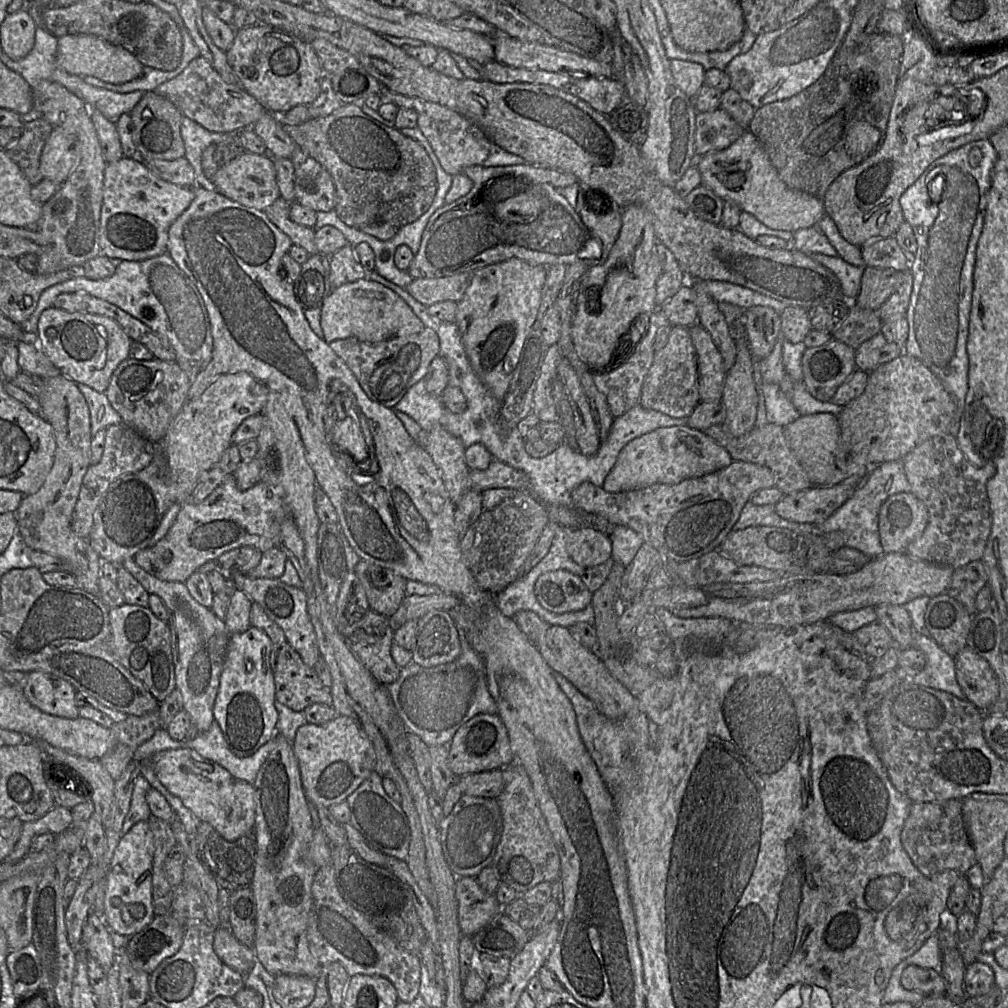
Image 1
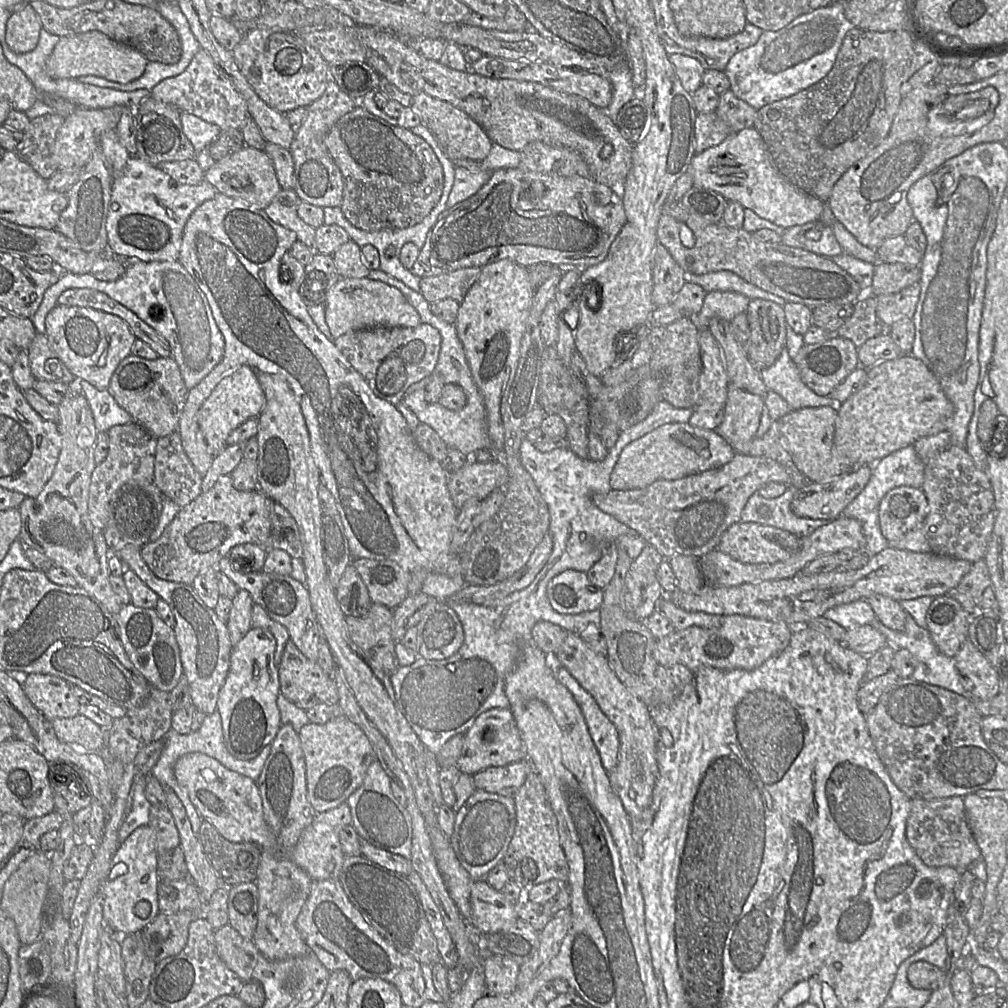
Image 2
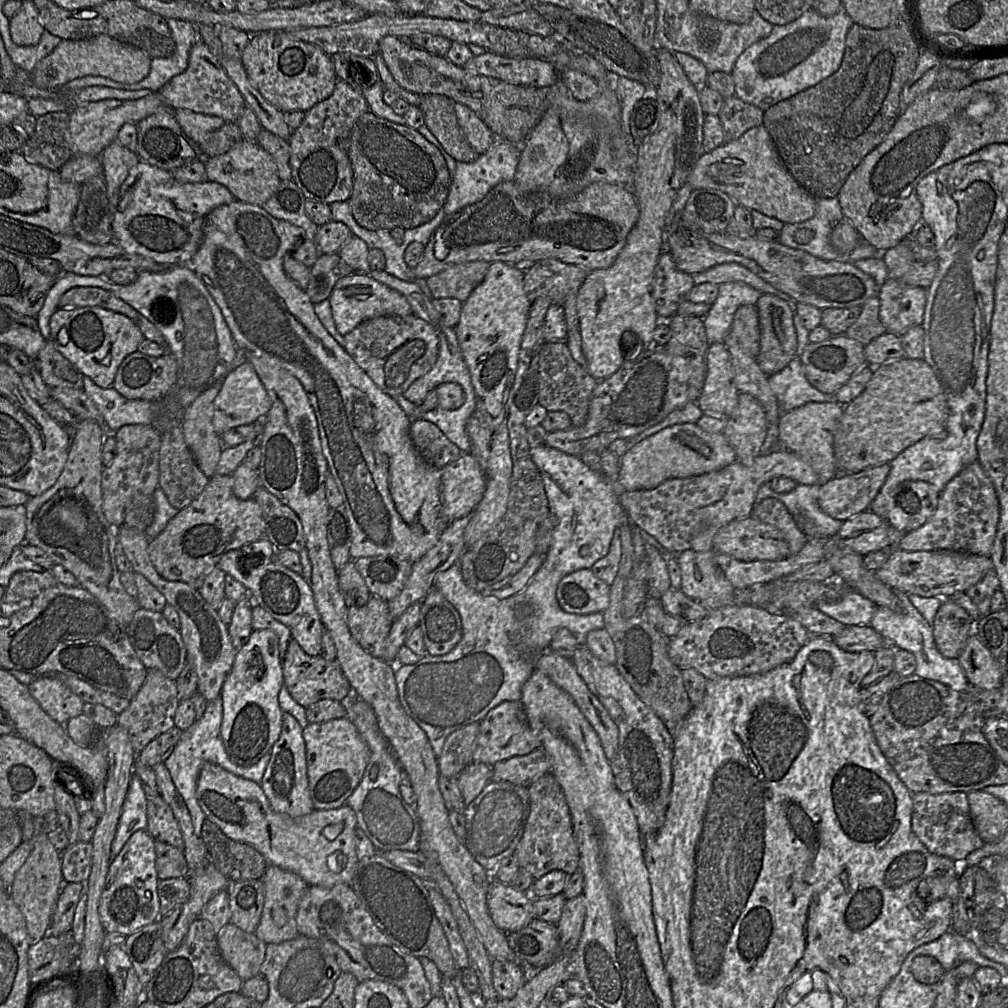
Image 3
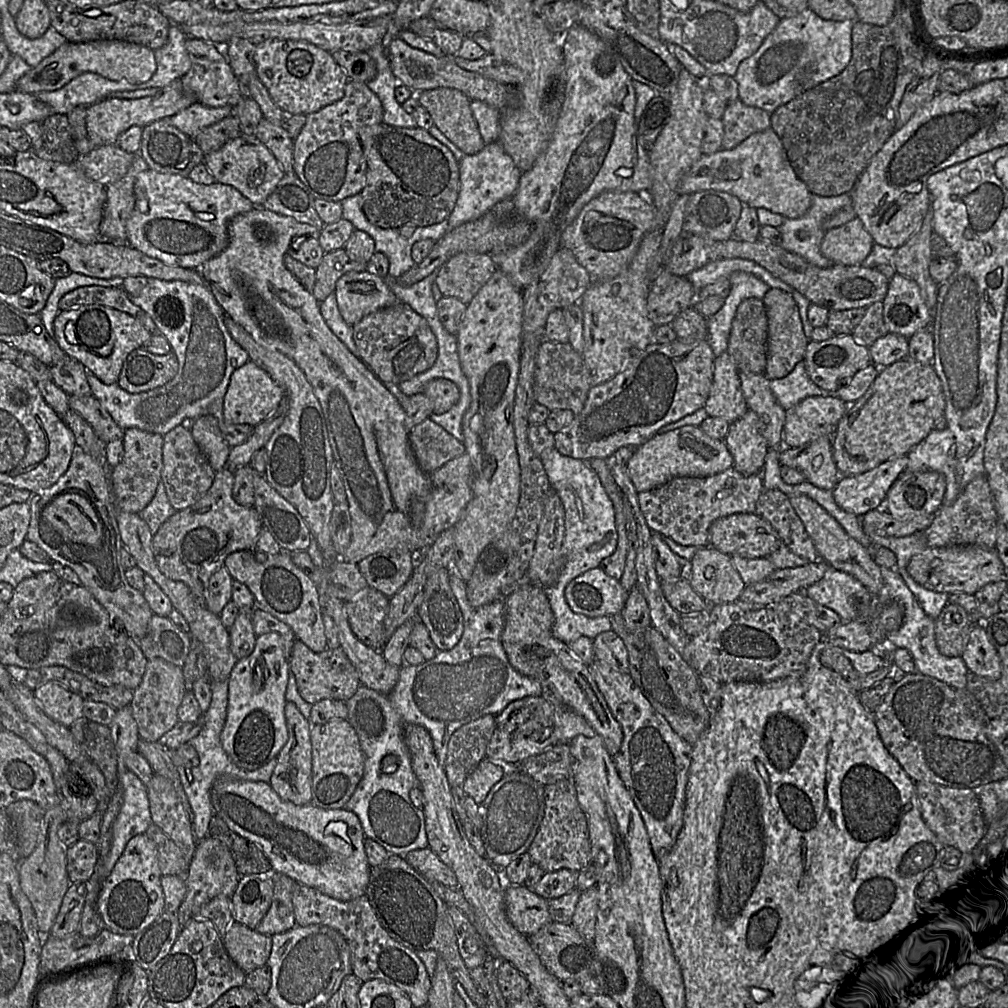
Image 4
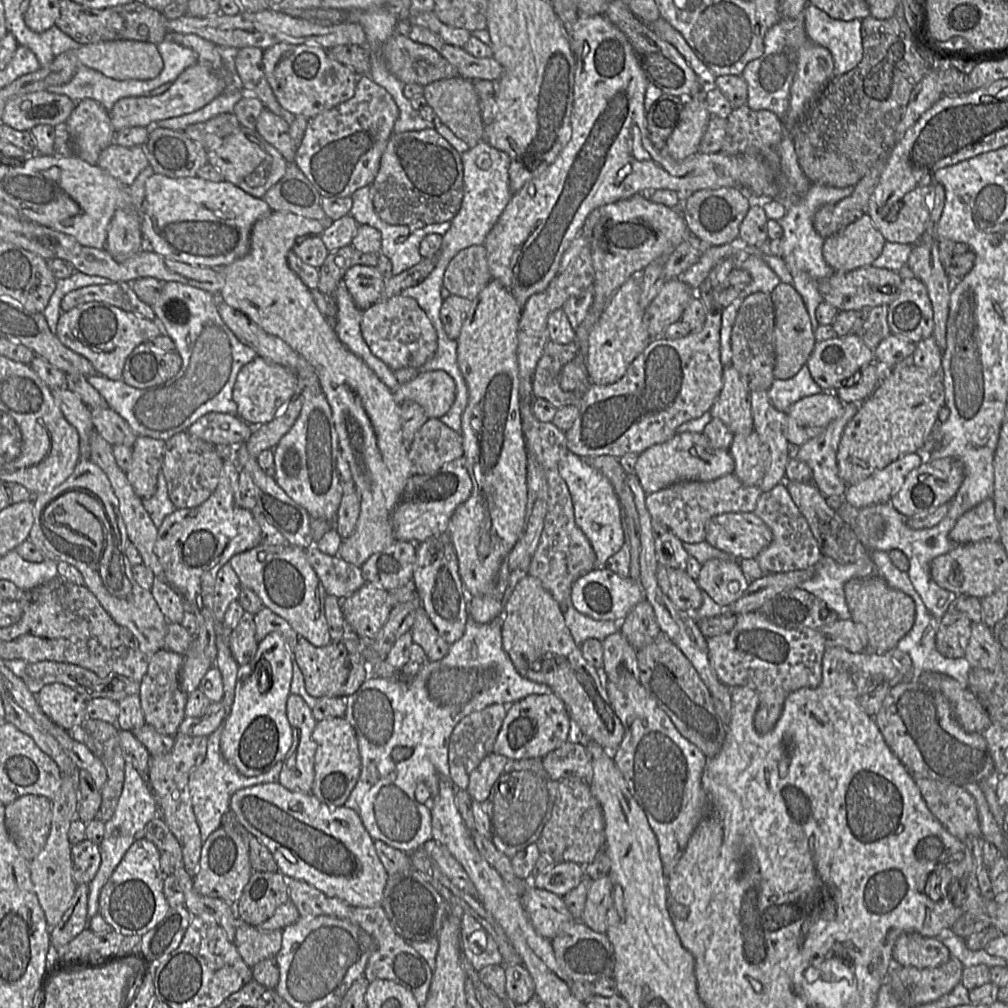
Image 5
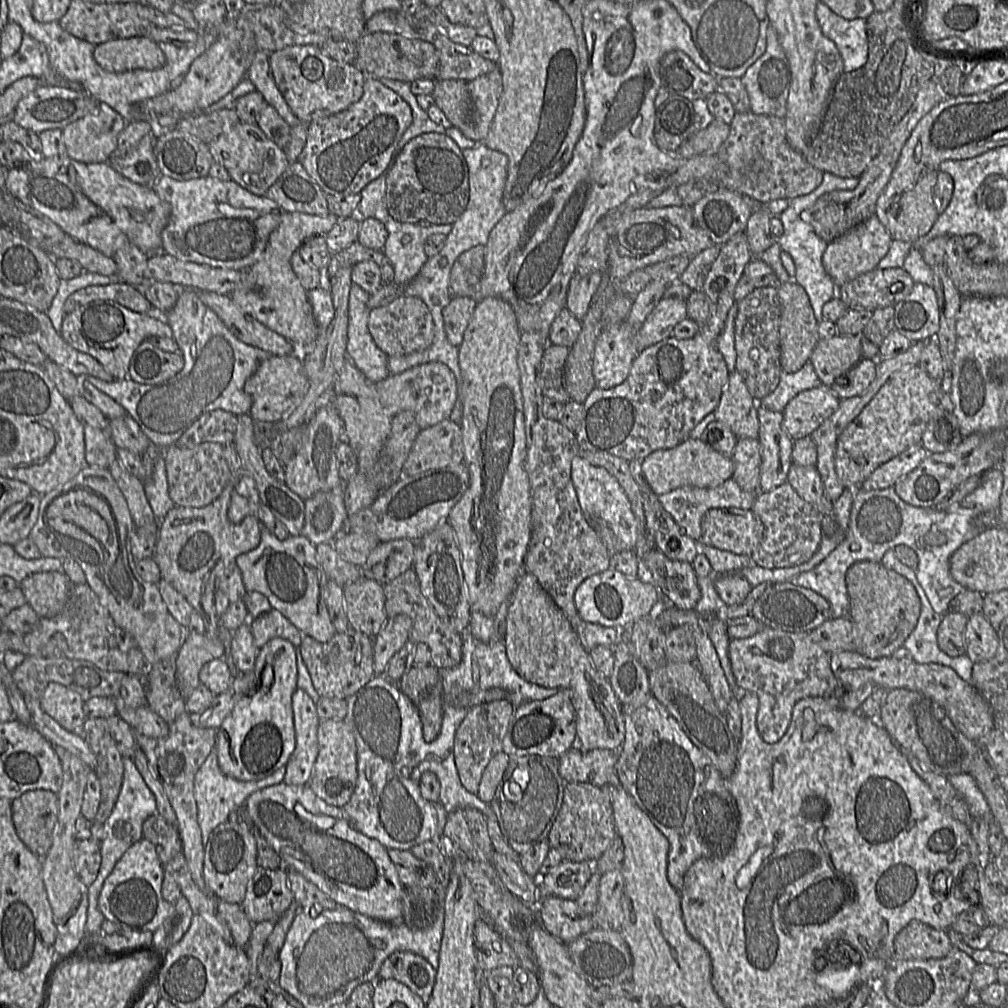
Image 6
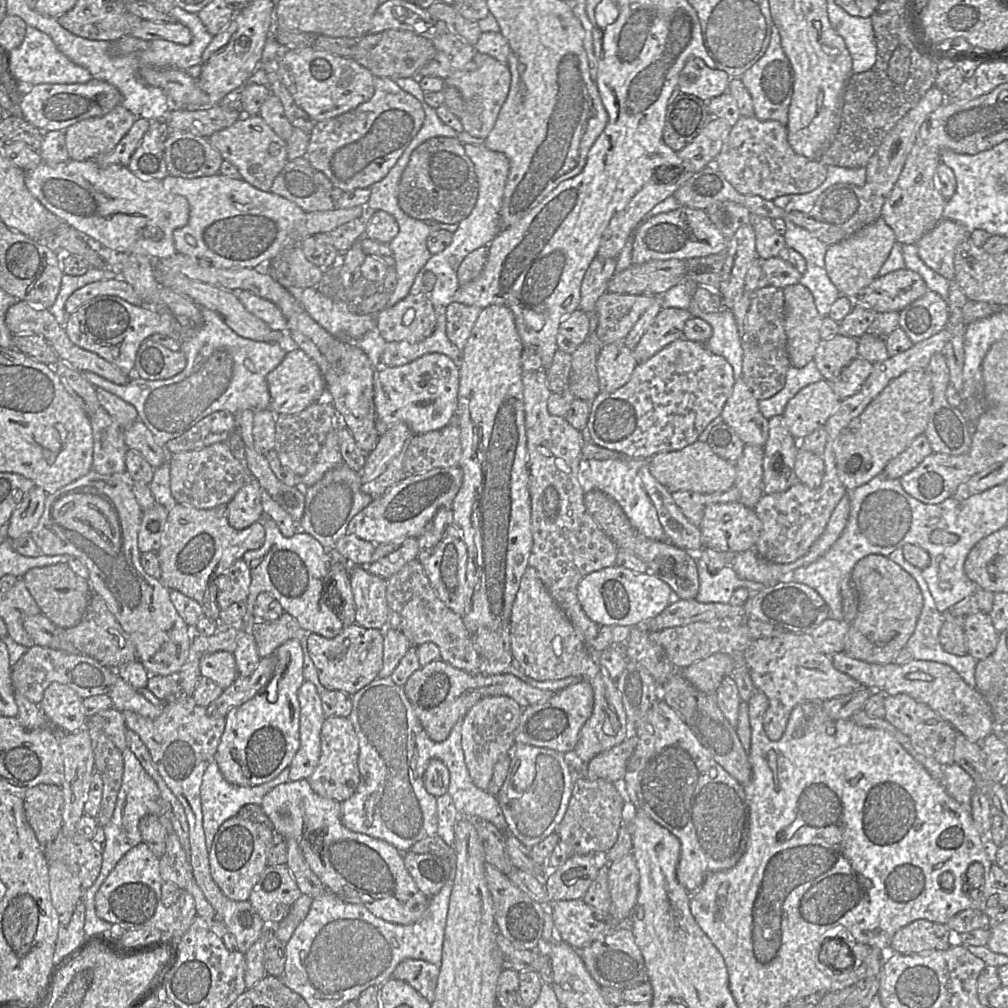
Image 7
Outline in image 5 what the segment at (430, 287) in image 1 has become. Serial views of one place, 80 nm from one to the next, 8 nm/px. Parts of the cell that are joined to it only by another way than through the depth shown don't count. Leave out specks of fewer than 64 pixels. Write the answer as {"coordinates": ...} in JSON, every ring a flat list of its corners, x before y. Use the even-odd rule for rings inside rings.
{"coordinates":[[473,245,459,251,449,262,443,287,450,294,474,300,492,279,484,245]]}

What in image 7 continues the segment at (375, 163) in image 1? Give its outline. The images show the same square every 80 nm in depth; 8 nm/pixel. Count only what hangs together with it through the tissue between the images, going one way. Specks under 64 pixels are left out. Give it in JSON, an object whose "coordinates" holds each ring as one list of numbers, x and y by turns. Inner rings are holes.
{"coordinates":[[434,137,413,151,400,179,398,204,412,218,458,224,471,213,477,197,478,179,464,145,457,137]]}

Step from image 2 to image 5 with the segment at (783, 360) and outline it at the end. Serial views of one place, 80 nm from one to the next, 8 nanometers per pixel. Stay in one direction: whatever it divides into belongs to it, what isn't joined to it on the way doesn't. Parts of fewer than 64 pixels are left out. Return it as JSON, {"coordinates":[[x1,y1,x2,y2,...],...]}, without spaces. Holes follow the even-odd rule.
{"coordinates":[[805,364,796,375,789,379,774,379,767,391,771,404,781,412,788,409,798,400,820,394,823,389,812,378]]}

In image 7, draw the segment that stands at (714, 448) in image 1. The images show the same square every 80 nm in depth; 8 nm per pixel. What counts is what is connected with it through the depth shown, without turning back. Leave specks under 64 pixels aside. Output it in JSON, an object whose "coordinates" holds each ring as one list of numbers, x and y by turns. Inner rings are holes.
{"coordinates":[[699,440,678,451,657,453,648,460,647,466,653,477,670,493,684,490,711,494,724,492,735,485,735,463,719,457,707,443]]}

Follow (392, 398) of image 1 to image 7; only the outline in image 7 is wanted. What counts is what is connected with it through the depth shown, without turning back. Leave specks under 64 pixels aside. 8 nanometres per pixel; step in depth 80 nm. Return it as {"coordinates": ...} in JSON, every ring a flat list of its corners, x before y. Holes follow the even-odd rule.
{"coordinates":[[423,293,409,294,376,315,376,328,386,342,421,342,432,334,435,325,433,305]]}

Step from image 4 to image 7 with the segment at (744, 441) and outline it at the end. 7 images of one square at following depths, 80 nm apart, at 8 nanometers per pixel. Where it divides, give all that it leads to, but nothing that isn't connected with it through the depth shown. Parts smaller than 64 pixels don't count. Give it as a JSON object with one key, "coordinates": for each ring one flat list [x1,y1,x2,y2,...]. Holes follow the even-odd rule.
{"coordinates":[[745,444,743,452,735,462,735,487,739,492,740,502,754,508,763,496,763,446]]}

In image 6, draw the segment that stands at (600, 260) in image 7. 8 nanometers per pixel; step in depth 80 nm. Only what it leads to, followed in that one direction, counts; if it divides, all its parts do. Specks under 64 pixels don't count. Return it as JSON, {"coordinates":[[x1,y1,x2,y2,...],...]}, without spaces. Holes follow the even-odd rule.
{"coordinates":[[595,271,586,276,575,273,571,278,567,292,566,308,577,319,582,320,586,316,601,283,602,276,602,271]]}

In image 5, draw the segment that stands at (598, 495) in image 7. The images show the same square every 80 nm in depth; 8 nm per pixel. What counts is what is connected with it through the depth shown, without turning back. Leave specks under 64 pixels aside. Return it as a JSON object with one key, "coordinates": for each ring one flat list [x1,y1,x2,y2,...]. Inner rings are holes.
{"coordinates":[[658,565,657,581,662,592,679,609,693,612,701,606,702,590,685,570]]}

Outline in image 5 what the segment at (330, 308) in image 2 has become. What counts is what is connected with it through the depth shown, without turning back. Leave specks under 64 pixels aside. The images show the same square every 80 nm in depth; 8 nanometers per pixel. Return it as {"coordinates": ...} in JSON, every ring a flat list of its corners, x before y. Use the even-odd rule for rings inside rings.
{"coordinates":[[352,266,345,273,342,281,356,306,363,311,383,298,385,279,376,266]]}

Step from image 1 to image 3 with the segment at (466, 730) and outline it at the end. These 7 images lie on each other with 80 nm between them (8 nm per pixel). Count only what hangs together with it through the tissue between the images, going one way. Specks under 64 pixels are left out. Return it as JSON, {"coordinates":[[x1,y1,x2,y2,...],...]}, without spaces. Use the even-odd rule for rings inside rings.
{"coordinates":[[505,701,479,721,479,734,473,753,473,762,493,766,513,757,525,756,541,748,537,734,531,729,521,701]]}

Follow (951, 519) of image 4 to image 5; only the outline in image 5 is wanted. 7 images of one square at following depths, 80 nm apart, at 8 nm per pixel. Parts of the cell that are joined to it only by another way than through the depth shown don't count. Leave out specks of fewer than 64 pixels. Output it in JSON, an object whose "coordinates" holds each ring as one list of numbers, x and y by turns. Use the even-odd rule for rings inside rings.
{"coordinates":[[988,498,965,512,950,531,949,538,957,544,981,540,999,541,1000,532,993,499]]}

